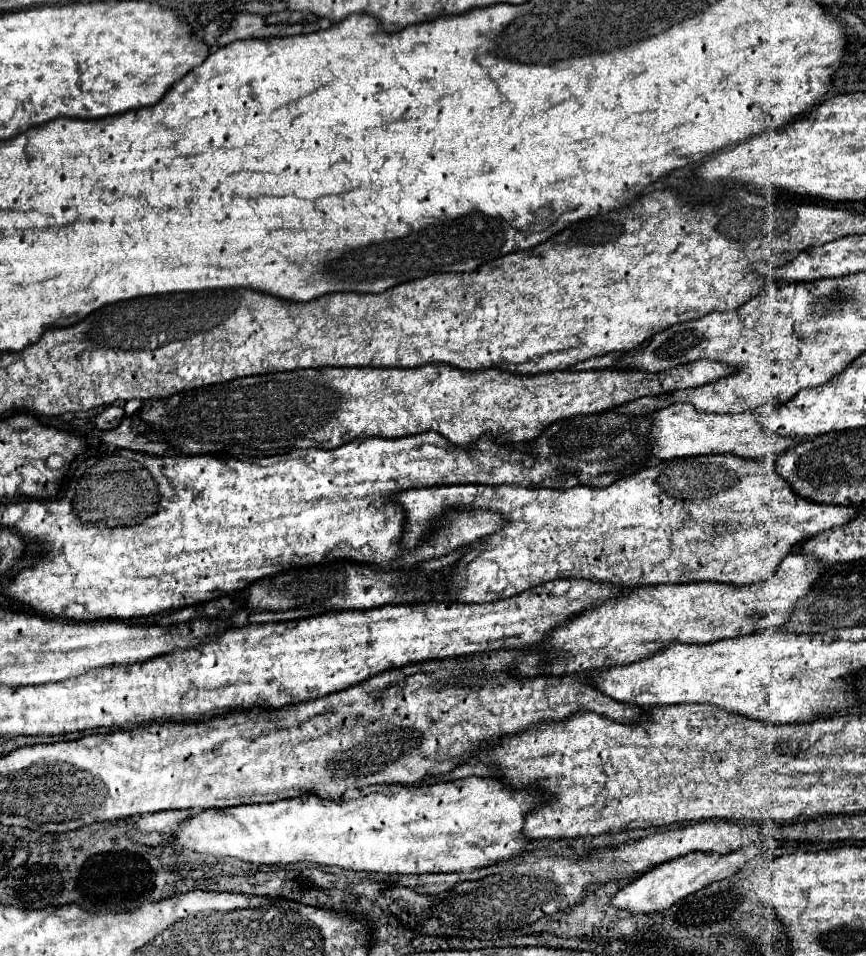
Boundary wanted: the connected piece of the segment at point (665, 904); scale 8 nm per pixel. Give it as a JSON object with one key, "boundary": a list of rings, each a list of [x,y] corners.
{"boundary":[[[747,845],[739,851],[727,853],[727,855],[719,855],[719,853],[687,853],[679,859],[671,859],[665,861],[657,867],[653,867],[651,871],[643,873],[639,879],[635,879],[631,885],[627,885],[623,891],[619,891],[613,899],[615,907],[627,909],[631,913],[653,913],[653,911],[665,911],[671,905],[675,905],[677,901],[681,901],[683,897],[707,887],[709,883],[721,881],[731,877],[733,873],[737,873],[749,859],[753,859],[755,855],[759,855],[763,849],[759,845]]]}

